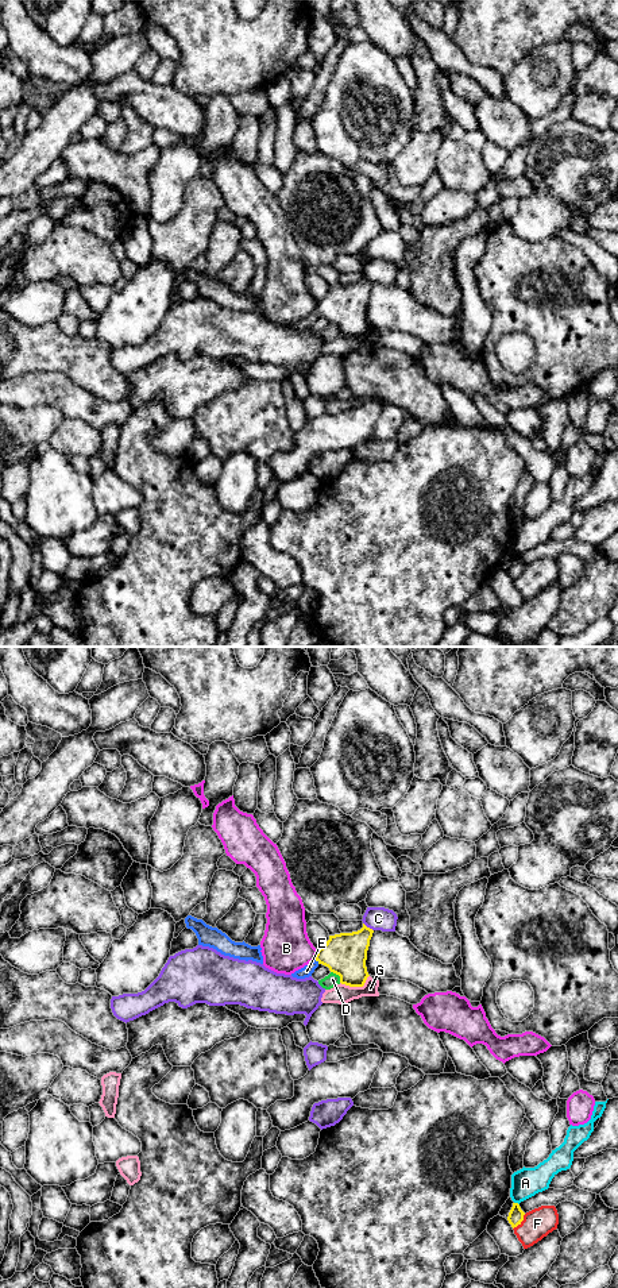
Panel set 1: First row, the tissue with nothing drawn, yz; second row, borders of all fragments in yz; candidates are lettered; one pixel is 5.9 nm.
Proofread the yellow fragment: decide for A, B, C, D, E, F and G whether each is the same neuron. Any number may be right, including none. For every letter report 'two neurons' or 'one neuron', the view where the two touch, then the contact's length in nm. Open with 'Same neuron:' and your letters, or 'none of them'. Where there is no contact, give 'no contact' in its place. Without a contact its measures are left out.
Same neuron: E
A: two neurons; contact in yz; length 40 nm
B: two neurons; contact in yz; length 70 nm
C: two neurons; contact in yz; length 80 nm
D: two neurons; contact in yz; length 90 nm
E: one neuron; contact in yz; length 40 nm
F: two neurons; contact in yz; length 120 nm
G: two neurons; contact in yz; length 180 nm

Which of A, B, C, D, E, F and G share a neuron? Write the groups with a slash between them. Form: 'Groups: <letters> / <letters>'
Groups: A / B / C / D / E / F / G

